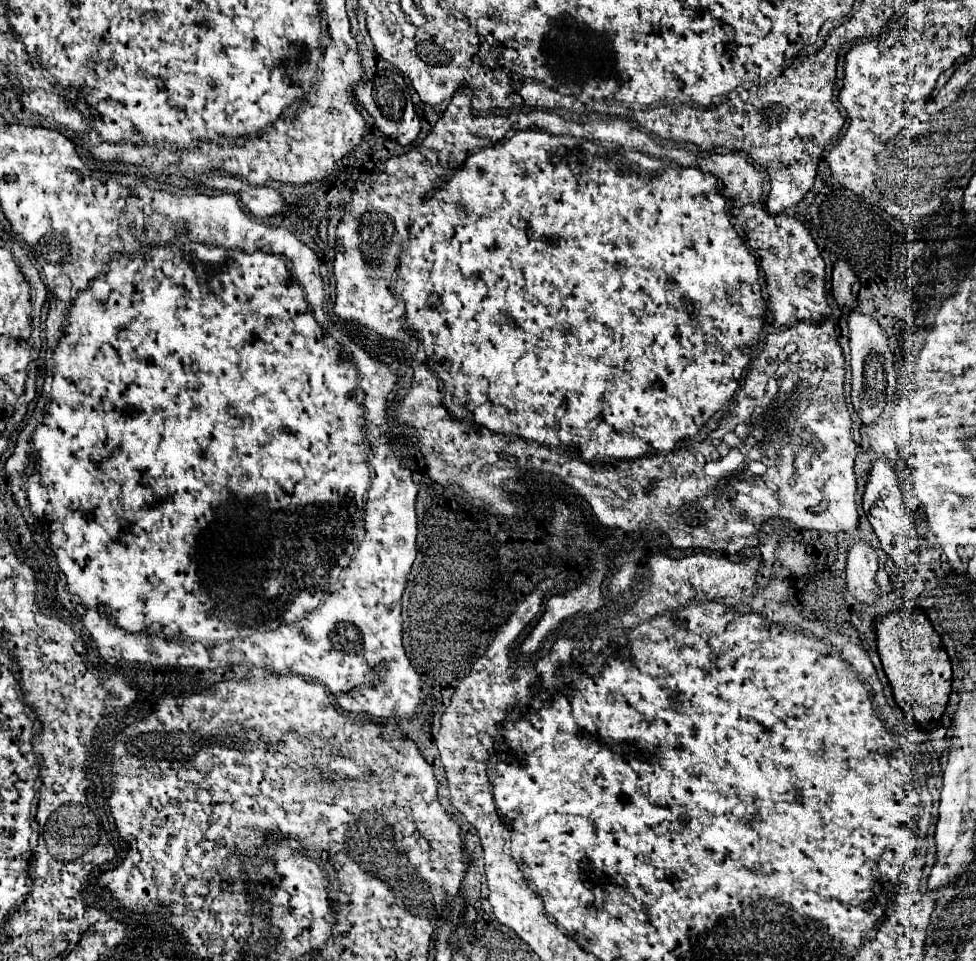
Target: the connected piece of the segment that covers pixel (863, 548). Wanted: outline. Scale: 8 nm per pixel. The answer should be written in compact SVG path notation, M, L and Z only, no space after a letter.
M856 541L848 549L846 585L862 605L874 605L880 597L876 585L876 569L878 569L876 551L866 541Z

